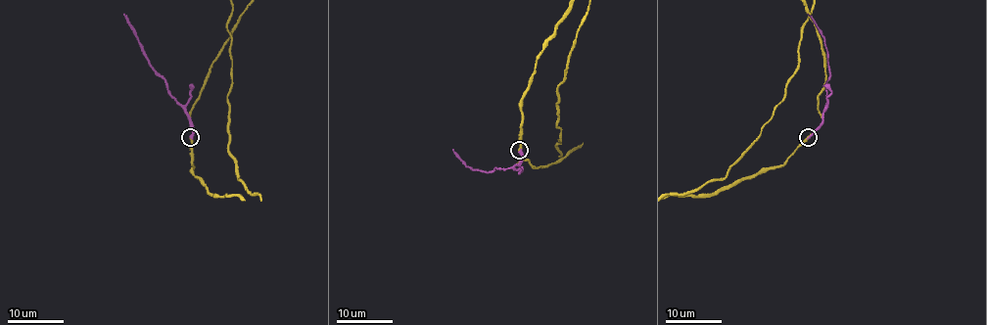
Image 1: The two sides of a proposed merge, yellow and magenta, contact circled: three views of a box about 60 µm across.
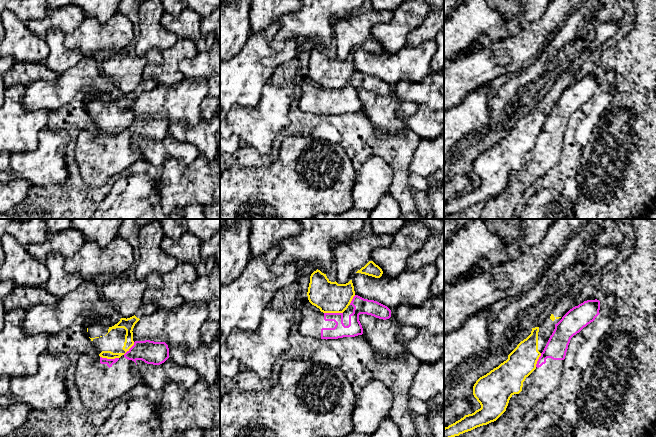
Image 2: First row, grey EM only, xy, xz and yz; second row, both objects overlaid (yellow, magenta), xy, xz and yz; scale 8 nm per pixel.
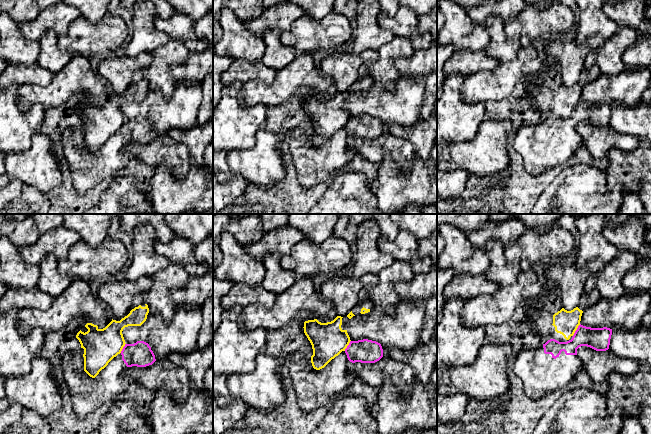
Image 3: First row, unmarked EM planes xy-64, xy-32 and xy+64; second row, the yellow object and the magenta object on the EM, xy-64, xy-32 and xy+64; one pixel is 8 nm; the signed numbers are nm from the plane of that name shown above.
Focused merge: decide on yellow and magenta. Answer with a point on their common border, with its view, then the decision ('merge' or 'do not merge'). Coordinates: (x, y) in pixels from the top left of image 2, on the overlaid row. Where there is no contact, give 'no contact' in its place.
contact xy (109, 358); do not merge

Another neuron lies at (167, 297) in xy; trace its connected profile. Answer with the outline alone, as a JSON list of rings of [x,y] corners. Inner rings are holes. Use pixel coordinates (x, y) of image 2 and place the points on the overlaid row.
[[[180,262],[172,271],[162,276],[163,283],[159,288],[148,288],[145,291],[143,302],[153,302],[157,309],[175,309],[185,303],[179,294],[180,286],[197,278],[198,274],[193,265]]]

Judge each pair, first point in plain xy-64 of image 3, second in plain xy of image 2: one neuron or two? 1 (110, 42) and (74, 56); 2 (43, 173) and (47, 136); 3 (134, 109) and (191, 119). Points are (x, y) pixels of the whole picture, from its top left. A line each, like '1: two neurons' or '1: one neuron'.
1: two neurons
2: one neuron
3: one neuron

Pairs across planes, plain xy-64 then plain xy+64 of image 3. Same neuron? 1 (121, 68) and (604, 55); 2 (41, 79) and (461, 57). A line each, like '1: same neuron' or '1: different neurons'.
1: different neurons
2: same neuron

